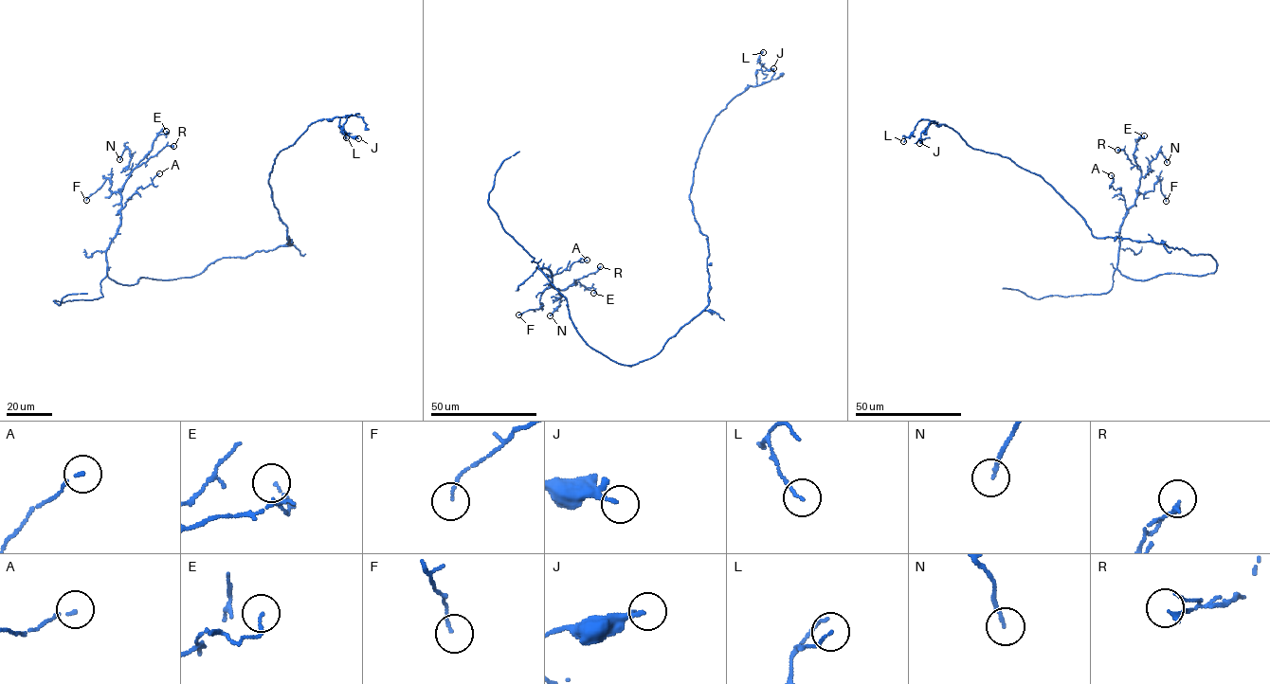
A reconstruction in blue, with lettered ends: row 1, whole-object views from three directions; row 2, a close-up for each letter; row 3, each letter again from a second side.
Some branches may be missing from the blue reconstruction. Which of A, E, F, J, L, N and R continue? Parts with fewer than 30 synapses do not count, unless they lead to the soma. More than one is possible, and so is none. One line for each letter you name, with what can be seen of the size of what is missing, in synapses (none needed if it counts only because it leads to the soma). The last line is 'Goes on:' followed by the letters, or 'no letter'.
Goes on: no letter

